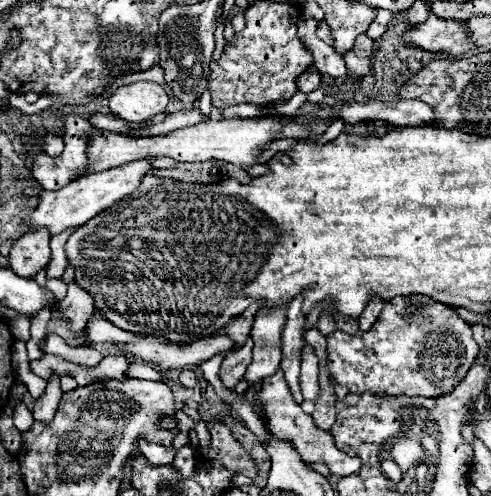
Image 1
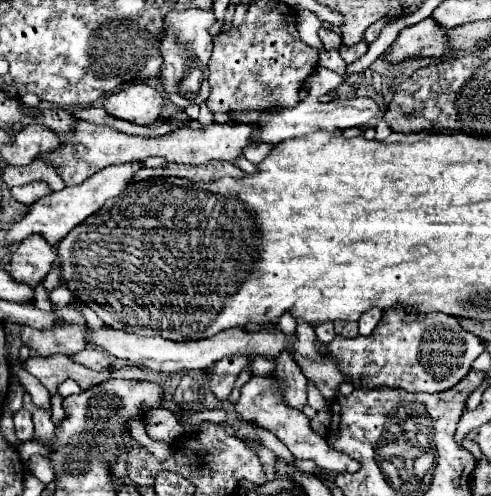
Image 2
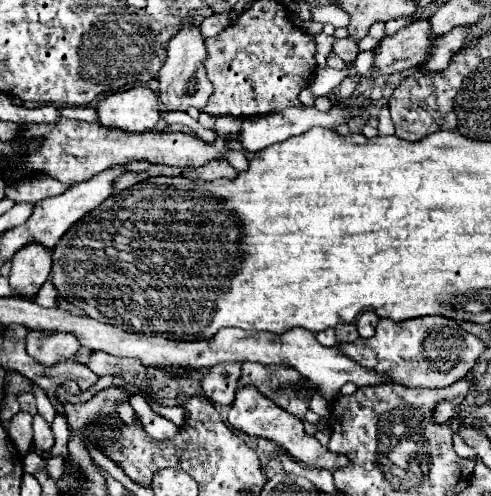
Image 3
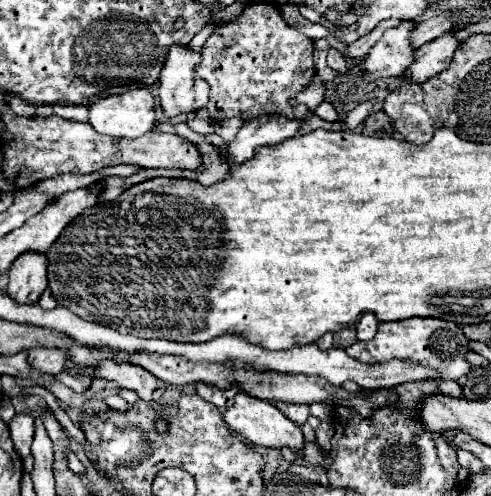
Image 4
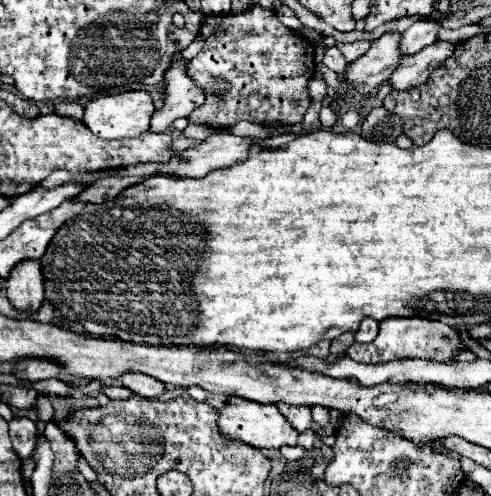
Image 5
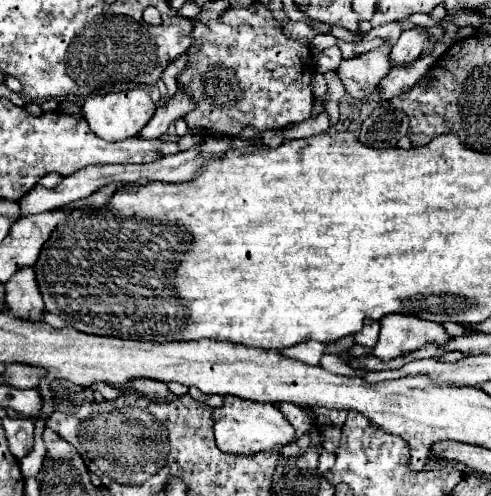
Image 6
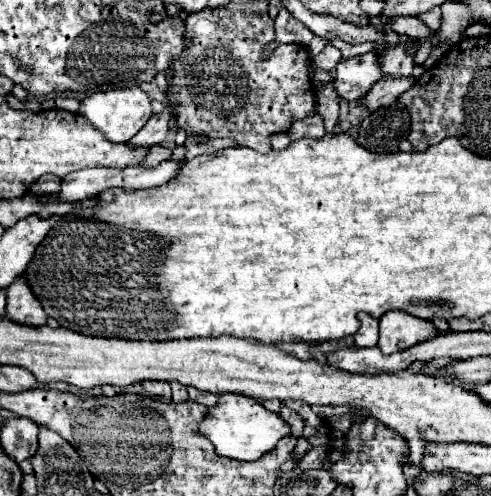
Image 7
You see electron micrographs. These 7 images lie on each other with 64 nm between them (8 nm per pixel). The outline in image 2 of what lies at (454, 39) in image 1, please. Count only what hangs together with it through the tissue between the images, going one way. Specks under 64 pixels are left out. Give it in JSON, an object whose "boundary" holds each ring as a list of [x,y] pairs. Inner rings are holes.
{"boundary":[[[432,16],[424,18],[422,22],[404,28],[394,44],[386,50],[388,62],[400,62],[404,58],[416,56],[448,56],[454,50],[448,42],[448,30],[442,28]]]}

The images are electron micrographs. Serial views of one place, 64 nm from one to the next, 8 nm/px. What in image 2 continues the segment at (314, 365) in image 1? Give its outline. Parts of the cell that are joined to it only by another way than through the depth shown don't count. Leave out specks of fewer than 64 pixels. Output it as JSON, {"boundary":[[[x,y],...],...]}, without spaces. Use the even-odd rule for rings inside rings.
{"boundary":[[[308,380],[306,392],[308,392],[308,404],[310,404],[314,410],[320,410],[320,408],[324,408],[324,406],[326,406],[326,400],[324,400],[324,396],[320,394],[318,386],[316,386],[312,380]]]}

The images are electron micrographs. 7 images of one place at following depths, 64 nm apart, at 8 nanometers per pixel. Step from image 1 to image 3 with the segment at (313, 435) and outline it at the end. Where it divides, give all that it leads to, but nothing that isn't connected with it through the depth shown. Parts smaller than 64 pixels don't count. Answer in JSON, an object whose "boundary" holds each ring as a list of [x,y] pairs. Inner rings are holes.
{"boundary":[[[248,384],[248,386],[242,386],[238,392],[236,392],[236,400],[232,404],[232,410],[228,412],[228,422],[236,428],[236,430],[242,430],[250,436],[260,436],[260,438],[268,438],[268,440],[274,440],[278,442],[284,450],[288,450],[298,462],[304,462],[306,466],[312,466],[312,468],[326,468],[326,470],[338,470],[338,468],[346,468],[346,466],[352,466],[352,462],[342,456],[342,454],[334,454],[334,452],[328,452],[326,446],[322,446],[314,436],[306,434],[304,430],[304,420],[294,416],[294,414],[288,414],[286,410],[282,410],[278,404],[274,404],[268,396],[264,396],[256,386]]]}

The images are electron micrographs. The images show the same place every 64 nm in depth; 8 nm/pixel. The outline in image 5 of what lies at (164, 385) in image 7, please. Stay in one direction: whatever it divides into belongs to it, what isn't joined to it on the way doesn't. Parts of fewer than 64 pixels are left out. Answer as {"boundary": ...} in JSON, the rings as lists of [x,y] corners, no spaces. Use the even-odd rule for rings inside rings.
{"boundary":[[[124,372],[118,378],[118,384],[122,384],[124,388],[132,390],[134,394],[142,396],[142,398],[158,398],[164,392],[164,384],[152,376],[144,376],[140,372]]]}

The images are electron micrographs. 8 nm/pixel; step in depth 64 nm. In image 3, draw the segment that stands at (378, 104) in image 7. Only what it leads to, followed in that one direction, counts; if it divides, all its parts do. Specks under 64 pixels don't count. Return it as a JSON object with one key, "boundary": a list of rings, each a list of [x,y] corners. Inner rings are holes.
{"boundary":[[[458,26],[452,28],[452,32],[438,36],[436,44],[434,44],[434,56],[422,66],[422,70],[430,72],[430,70],[440,70],[444,68],[444,64],[448,64],[448,60],[464,48],[464,44],[470,44],[470,28],[472,26]]]}

